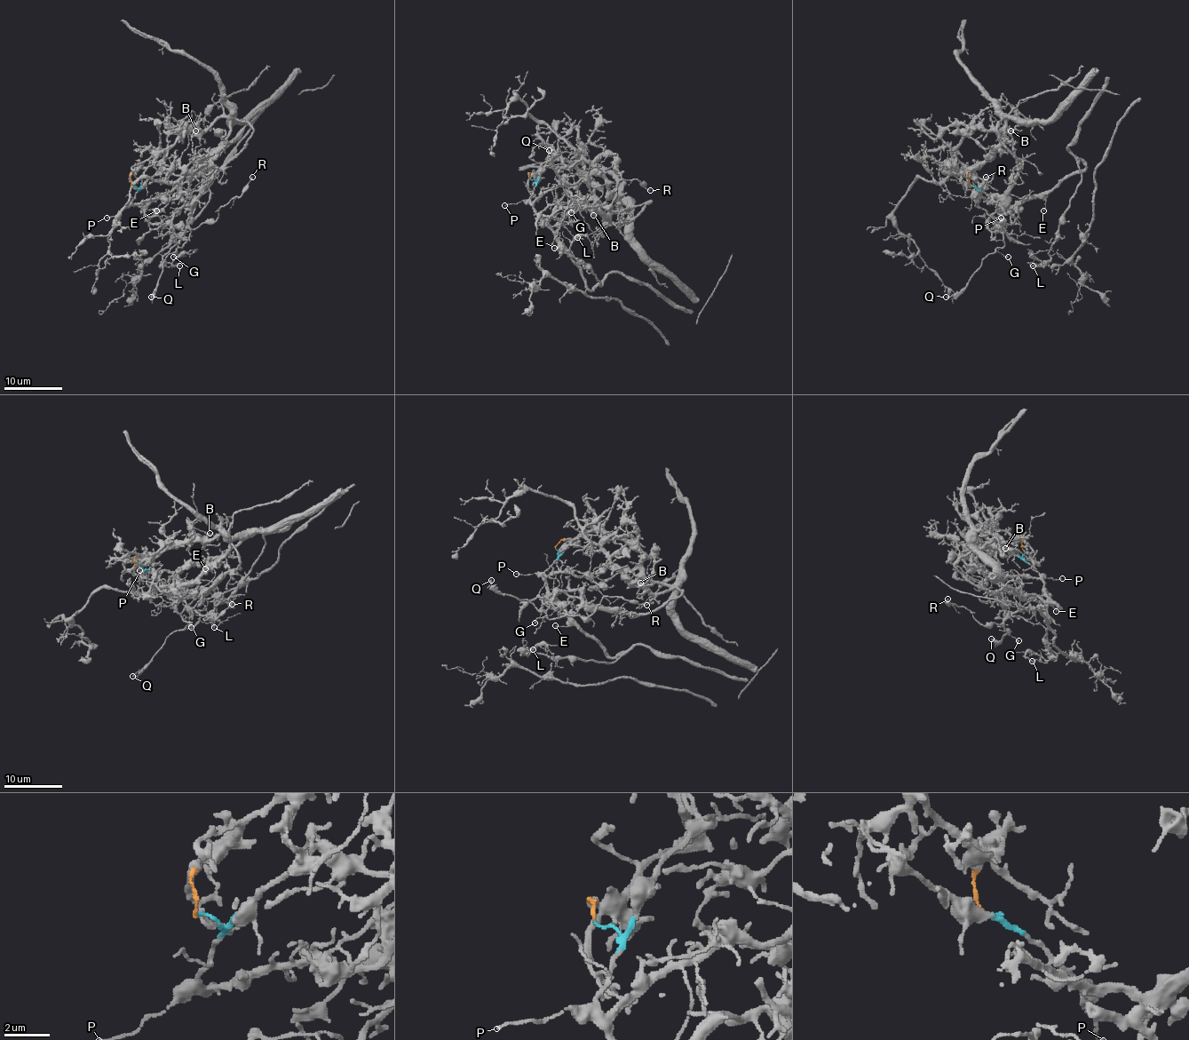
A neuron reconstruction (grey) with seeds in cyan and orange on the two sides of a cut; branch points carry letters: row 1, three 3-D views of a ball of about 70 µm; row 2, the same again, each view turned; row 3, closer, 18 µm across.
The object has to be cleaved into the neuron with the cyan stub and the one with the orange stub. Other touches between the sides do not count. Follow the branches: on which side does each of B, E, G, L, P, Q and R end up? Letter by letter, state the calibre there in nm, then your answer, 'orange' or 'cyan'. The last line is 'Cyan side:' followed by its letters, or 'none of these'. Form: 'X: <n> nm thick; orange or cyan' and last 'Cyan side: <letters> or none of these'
B: 170 nm thick; orange
E: 100 nm thick; cyan
G: 130 nm thick; cyan
L: 140 nm thick; cyan
P: 90 nm thick; cyan
Q: 190 nm thick; cyan
R: 120 nm thick; cyan
Cyan side: E, G, L, P, Q, R

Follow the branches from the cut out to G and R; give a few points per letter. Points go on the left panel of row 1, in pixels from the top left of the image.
G: (130, 185), (137, 186), (132, 202), (144, 211), (144, 217), (190, 231), (188, 240), (173, 256)
R: (130, 185), (137, 186), (132, 202), (144, 217), (197, 228), (213, 223), (219, 208), (239, 196), (252, 176)

